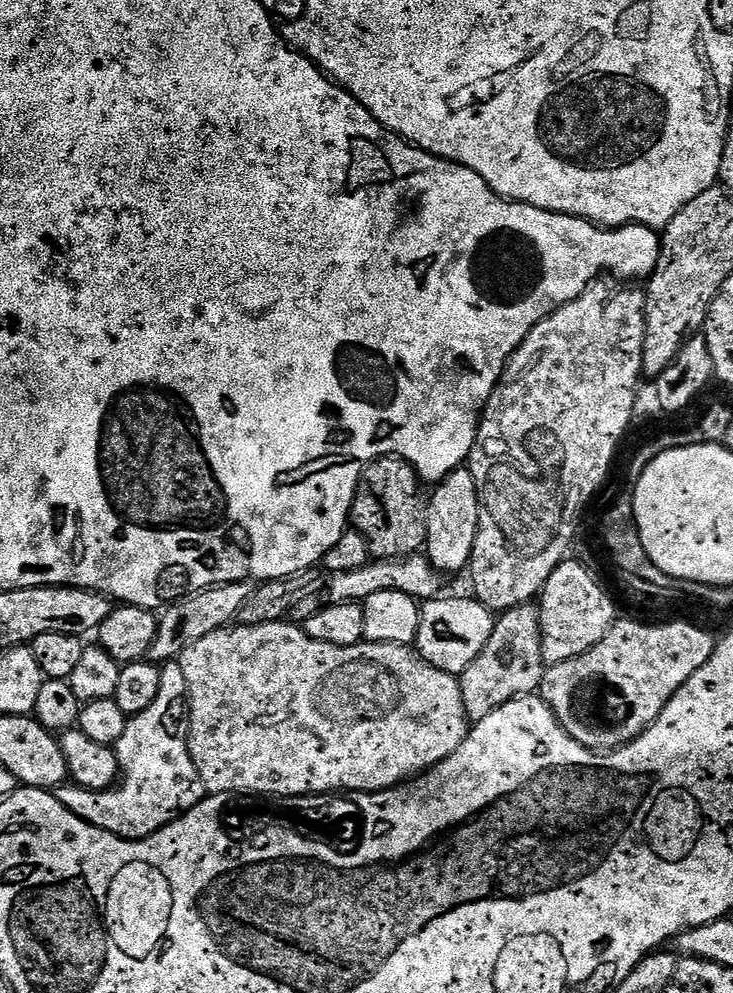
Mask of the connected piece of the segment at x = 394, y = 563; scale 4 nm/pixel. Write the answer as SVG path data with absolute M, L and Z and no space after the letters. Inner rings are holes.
M424 554L405 556L399 560L376 558L358 570L328 572L326 578L313 592L312 589L305 590L298 598L298 602L294 602L294 606L287 615L287 619L291 623L303 625L304 621L310 619L311 616L330 606L360 604L366 598L370 598L370 594L378 594L382 590L394 590L398 594L412 596L417 602L434 600L441 595L440 580L442 580L442 574Z

